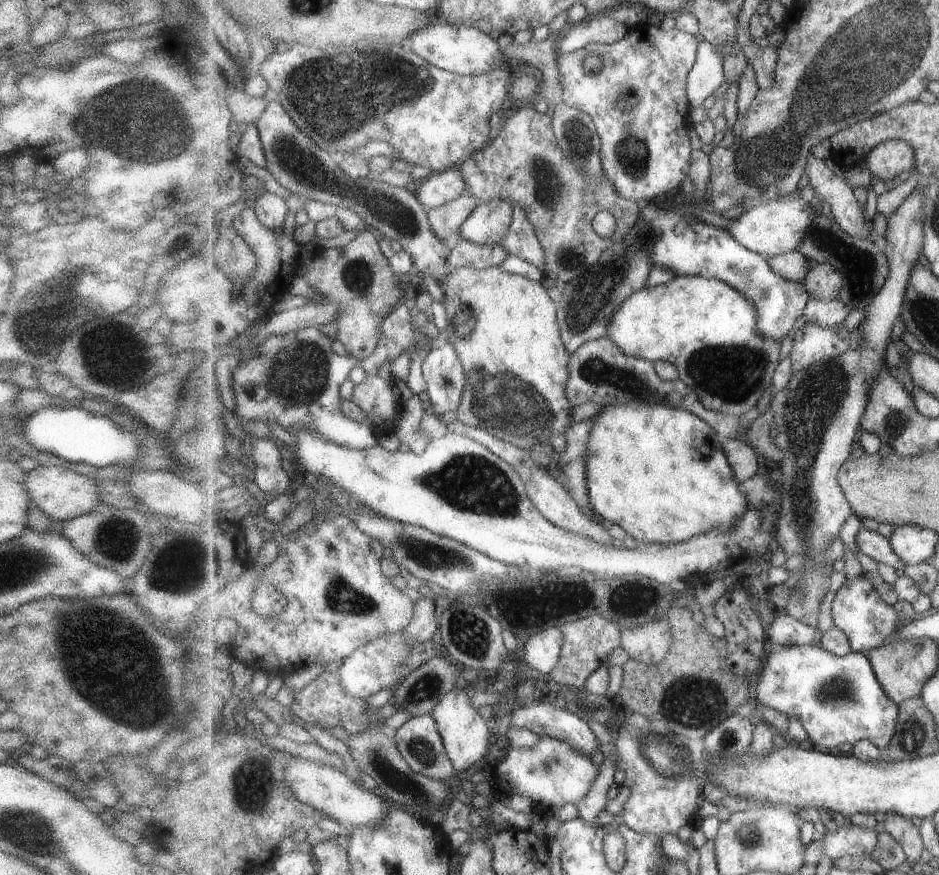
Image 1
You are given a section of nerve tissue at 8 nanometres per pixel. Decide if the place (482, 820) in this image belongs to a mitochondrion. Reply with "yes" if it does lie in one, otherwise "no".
no

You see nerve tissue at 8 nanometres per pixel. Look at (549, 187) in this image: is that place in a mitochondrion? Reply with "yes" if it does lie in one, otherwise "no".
yes

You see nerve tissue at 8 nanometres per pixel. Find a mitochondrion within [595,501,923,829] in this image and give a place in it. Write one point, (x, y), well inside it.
(691, 702)

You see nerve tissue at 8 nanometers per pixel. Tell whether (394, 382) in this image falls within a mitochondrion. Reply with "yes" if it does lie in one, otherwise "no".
no

